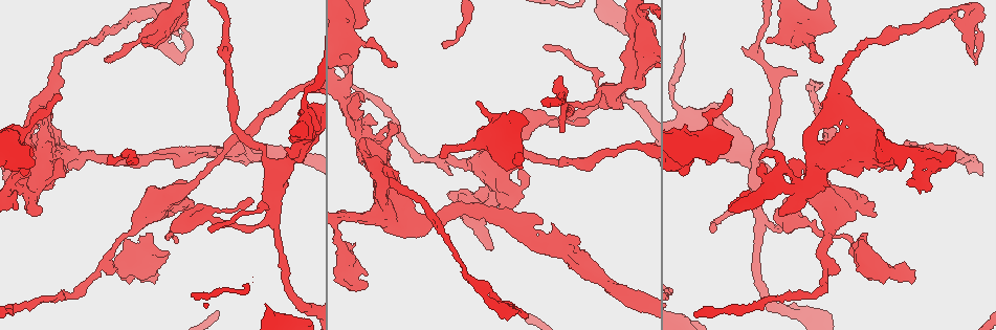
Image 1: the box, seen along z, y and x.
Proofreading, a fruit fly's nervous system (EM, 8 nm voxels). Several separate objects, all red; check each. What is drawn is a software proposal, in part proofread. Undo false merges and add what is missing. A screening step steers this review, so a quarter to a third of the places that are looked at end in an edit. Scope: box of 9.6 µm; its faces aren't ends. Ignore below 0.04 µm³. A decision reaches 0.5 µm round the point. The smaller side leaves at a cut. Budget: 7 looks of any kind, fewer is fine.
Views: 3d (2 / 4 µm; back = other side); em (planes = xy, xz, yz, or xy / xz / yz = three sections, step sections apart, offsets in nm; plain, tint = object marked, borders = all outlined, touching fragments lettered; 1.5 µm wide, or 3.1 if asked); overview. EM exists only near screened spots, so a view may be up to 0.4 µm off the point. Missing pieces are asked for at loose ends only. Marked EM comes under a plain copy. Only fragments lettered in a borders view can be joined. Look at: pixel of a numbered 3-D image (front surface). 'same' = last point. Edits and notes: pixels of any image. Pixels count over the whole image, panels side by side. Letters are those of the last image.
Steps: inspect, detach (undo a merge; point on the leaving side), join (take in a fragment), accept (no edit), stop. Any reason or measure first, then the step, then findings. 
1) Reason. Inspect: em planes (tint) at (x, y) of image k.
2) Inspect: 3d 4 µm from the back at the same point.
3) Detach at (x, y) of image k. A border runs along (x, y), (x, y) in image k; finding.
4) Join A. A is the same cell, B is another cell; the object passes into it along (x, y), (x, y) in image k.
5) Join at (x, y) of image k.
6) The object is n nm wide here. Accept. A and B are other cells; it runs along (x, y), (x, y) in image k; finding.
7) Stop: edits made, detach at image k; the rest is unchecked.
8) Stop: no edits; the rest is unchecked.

A fork. Inspect: em xz step 4 (tint) at (351, 216) of image 1.

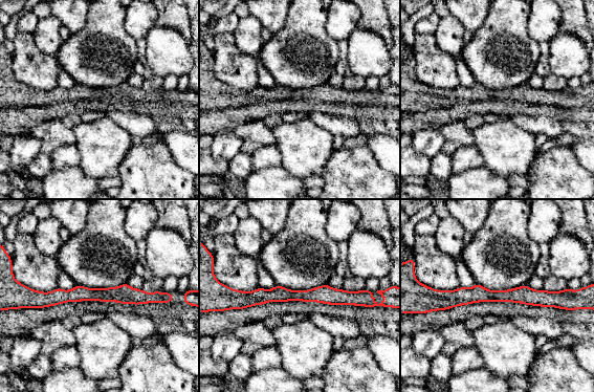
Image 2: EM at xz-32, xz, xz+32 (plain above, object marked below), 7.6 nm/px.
See the neighbours. Inspect: em xz step 4 (borders) at the same point.

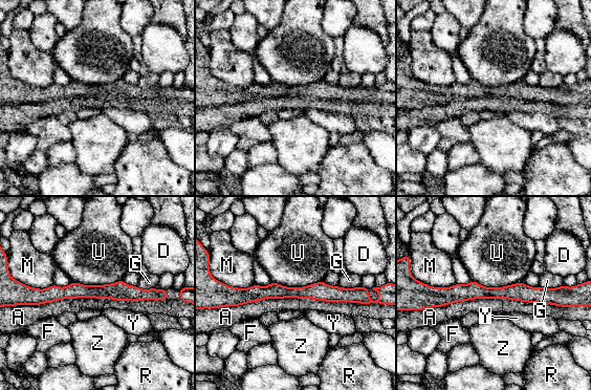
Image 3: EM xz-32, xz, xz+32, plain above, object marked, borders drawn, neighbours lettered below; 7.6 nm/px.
The longest contact is with A, 400 nm. Accept. A, D, F, G, M, R, U, Y and Z are other cells; a border runs along (472, 279), (484, 286), (522, 282) in image 3; one neuron here.

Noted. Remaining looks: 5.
Free end. Inspect: em xz step 4 (borders) at (759, 158) of image 1.

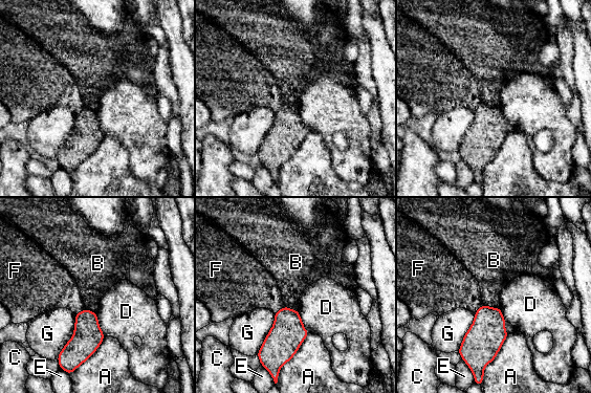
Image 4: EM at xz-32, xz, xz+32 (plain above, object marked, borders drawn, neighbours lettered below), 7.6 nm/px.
Accept. A, B, C, D, E, F and G are other cells; a border runs along (95, 313), (99, 327), (105, 335) in image 4; none of them fits.

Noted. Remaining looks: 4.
Branch stops here. Inspect: 3d 4 µm at (796, 74) of image 1.

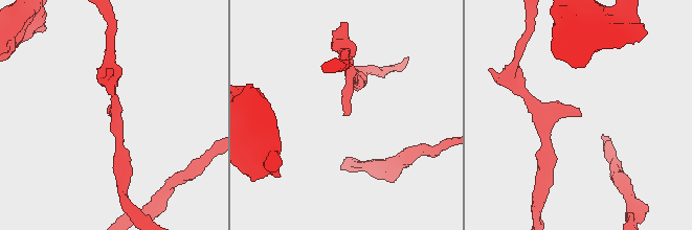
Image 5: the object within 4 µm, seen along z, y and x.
Inspect: em planes (borders) at (110, 114) of image 5.

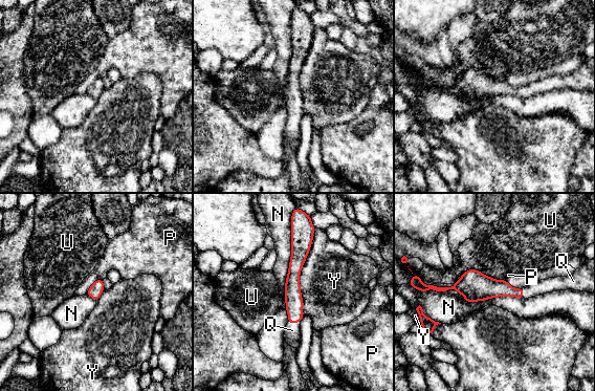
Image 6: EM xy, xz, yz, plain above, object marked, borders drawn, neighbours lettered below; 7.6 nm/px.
Join Q. Q is the same cell, N, P, U and Y are other cells; the neuron continues.

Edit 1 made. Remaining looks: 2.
Stop: edits made, join at image 6; the rest is unchecked.

